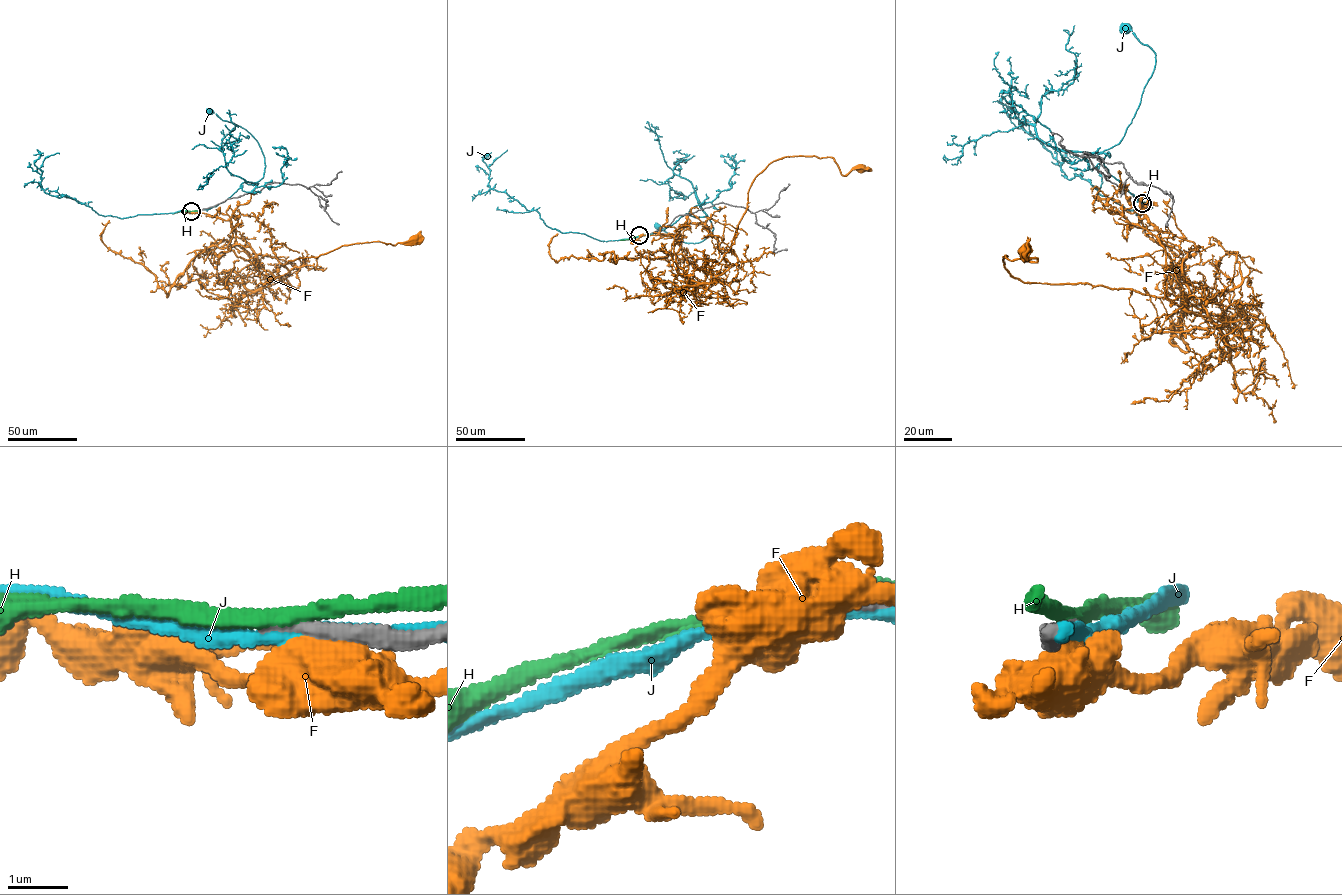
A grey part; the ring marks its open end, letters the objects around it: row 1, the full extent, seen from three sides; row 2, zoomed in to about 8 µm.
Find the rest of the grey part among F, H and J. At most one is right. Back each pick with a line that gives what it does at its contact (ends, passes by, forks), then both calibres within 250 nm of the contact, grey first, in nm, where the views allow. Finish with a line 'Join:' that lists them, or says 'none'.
Join: none

